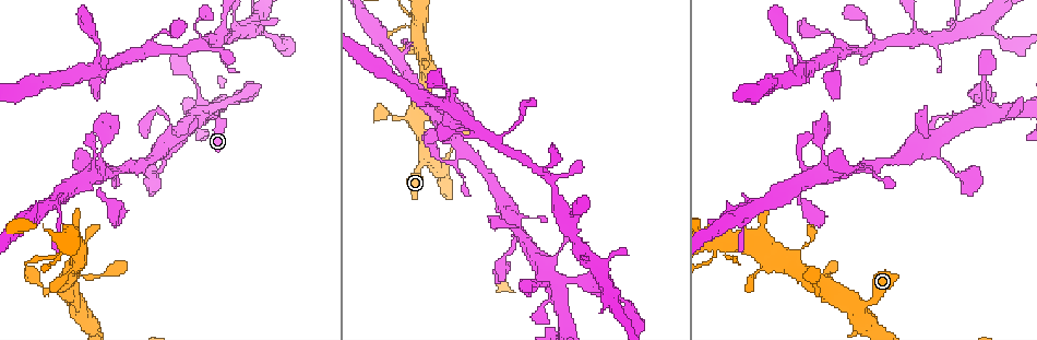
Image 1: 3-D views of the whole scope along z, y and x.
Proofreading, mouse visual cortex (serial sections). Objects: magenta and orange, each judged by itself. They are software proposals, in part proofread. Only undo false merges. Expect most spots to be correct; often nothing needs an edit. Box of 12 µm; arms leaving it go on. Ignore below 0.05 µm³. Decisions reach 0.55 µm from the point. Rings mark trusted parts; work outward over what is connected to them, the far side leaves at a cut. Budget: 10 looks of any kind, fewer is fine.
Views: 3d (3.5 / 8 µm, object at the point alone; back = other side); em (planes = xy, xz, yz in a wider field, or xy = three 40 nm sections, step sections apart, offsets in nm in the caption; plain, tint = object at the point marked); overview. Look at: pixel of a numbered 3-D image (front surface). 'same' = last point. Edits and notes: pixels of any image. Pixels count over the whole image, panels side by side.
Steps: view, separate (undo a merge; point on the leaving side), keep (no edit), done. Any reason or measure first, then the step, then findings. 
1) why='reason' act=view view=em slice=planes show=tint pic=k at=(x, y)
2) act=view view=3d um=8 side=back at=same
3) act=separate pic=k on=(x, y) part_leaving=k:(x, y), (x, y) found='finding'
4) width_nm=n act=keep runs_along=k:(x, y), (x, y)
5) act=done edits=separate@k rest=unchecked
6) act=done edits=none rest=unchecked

why='a narrow waist' act=view view=3d um=3.5 pic=1 at=(38, 285)

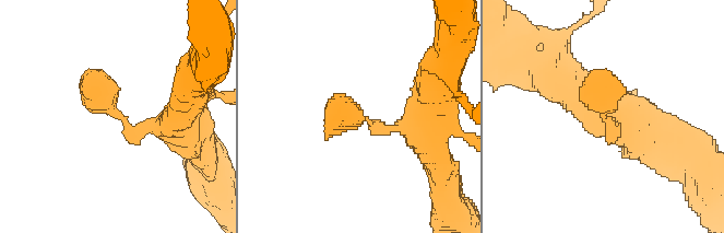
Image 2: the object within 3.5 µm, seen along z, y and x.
why='shape alone is not enough' act=view view=em slice=xy step=3 show=tint pic=2 at=(116, 112)

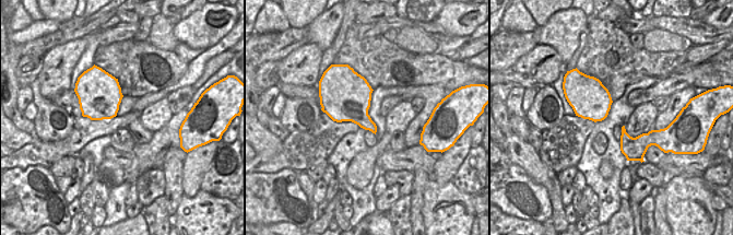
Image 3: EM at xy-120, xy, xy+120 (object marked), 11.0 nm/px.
act=keep found='continuous, no second cell'

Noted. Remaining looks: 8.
why='thin neck' act=view view=em slice=xy step=3 show=tint pic=1 at=(88, 187)

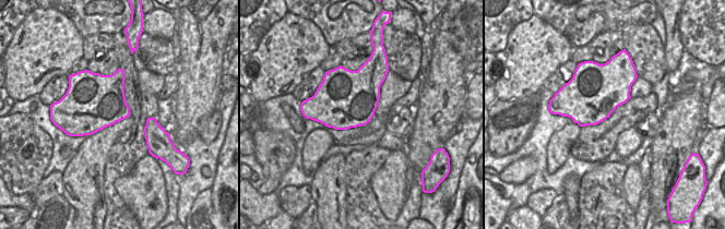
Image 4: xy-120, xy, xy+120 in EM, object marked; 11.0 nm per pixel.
act=view view=3d um=3.5 at=same

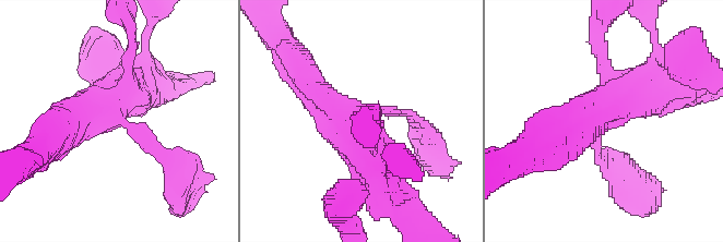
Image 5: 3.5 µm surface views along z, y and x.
arms=4 arm_widths_nm=150,200,450,500 act=keep runs_along=5:(382, 177), (345, 121), (301, 74) found='continuous, no second cell'

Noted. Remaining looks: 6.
why='a fork' act=view view=3d um=3.5 pic=1 at=(413, 17)

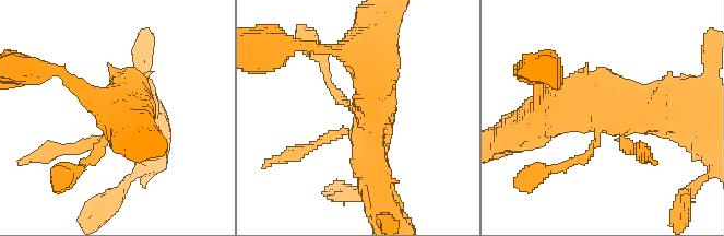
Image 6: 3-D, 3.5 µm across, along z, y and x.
why='now the EM' act=view view=em slice=xy step=2 show=tint pic=6 at=(598, 125)

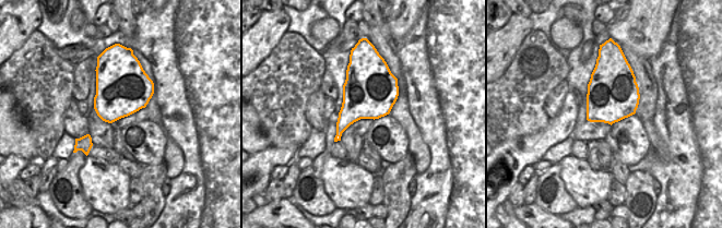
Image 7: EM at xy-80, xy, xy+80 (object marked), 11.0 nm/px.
act=view view=em slice=xy step=3 show=tint at=same

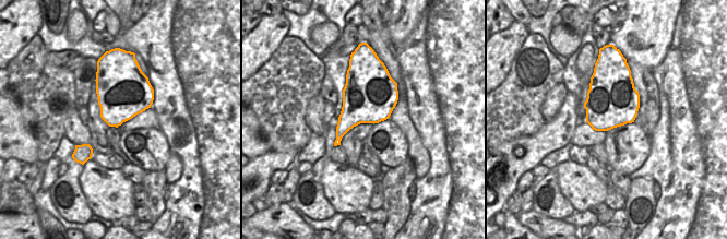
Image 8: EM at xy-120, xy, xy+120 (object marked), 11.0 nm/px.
act=keep runs_along=6:(376, 185), (376, 70), (355, 50) found='continuous, no second cell'

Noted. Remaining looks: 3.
why='branch point' act=view view=3d um=3.5 pic=1 at=(396, 56)

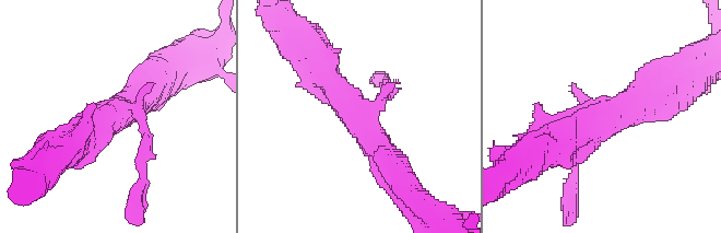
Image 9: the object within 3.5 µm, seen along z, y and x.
act=keep runs_along=9:(396, 175), (373, 136), (319, 69) found='all the same cell'

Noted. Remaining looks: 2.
act=done edits=none rest=unchecked

